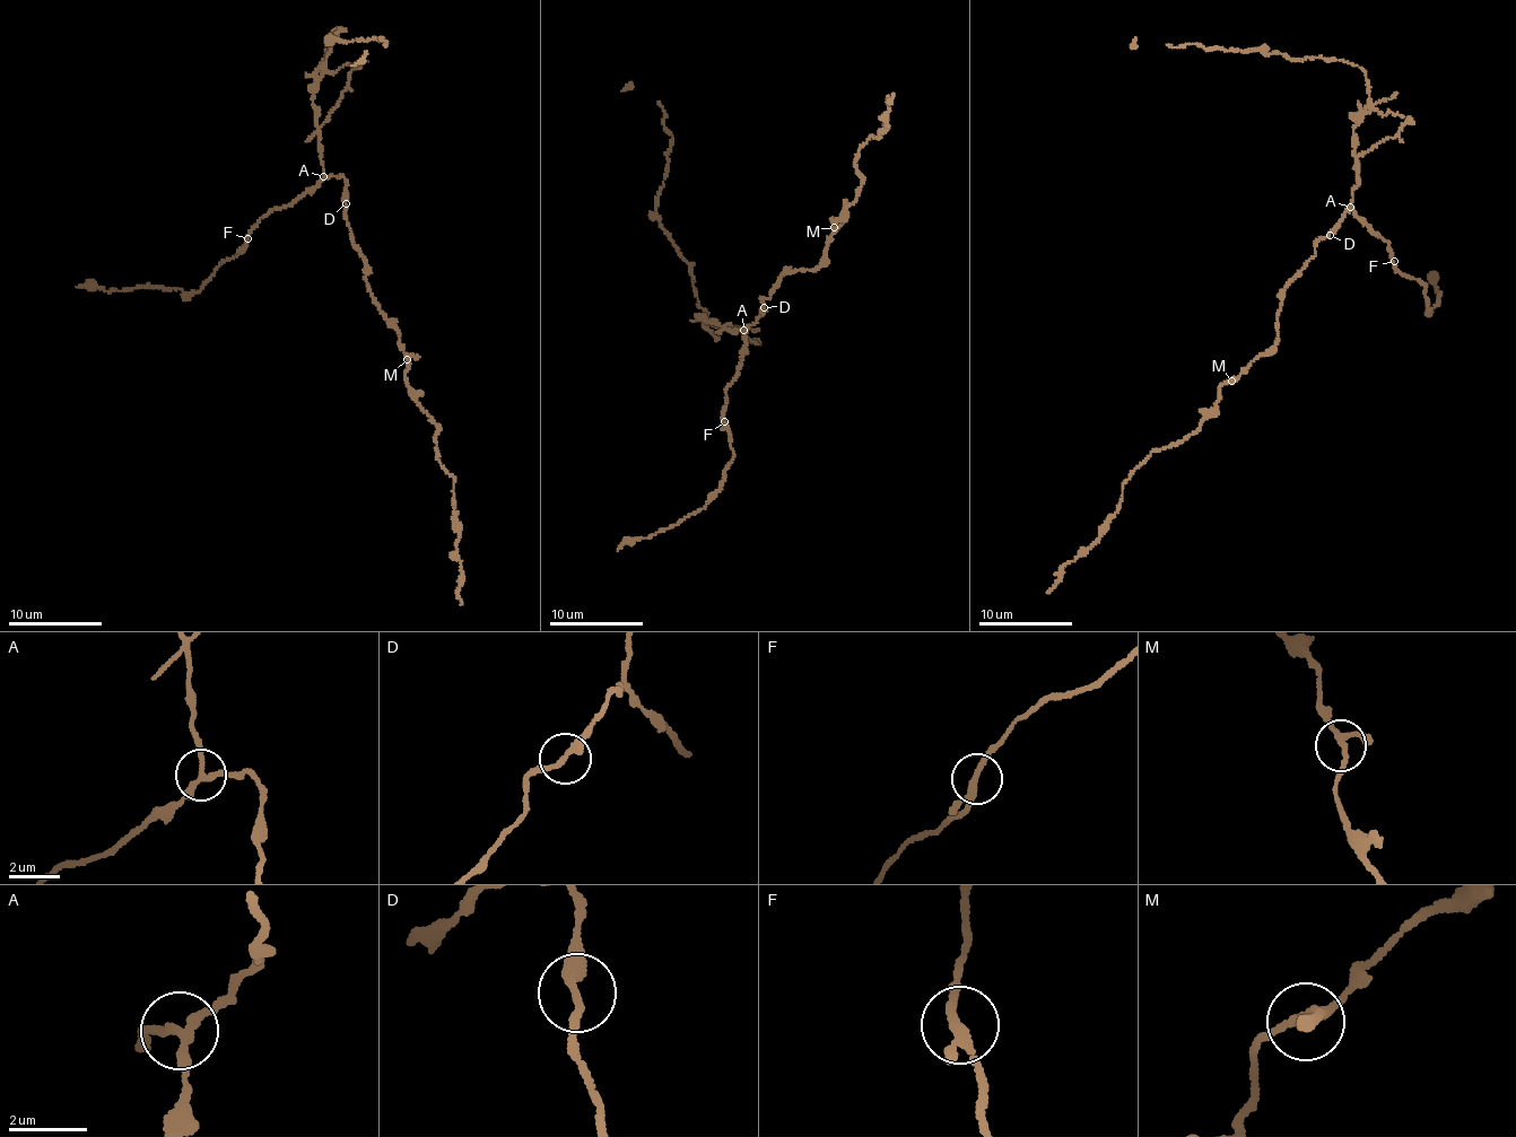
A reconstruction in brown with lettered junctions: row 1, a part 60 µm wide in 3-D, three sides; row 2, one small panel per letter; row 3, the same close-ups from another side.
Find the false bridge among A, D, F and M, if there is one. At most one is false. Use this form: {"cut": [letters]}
{"cut": ["A"]}

